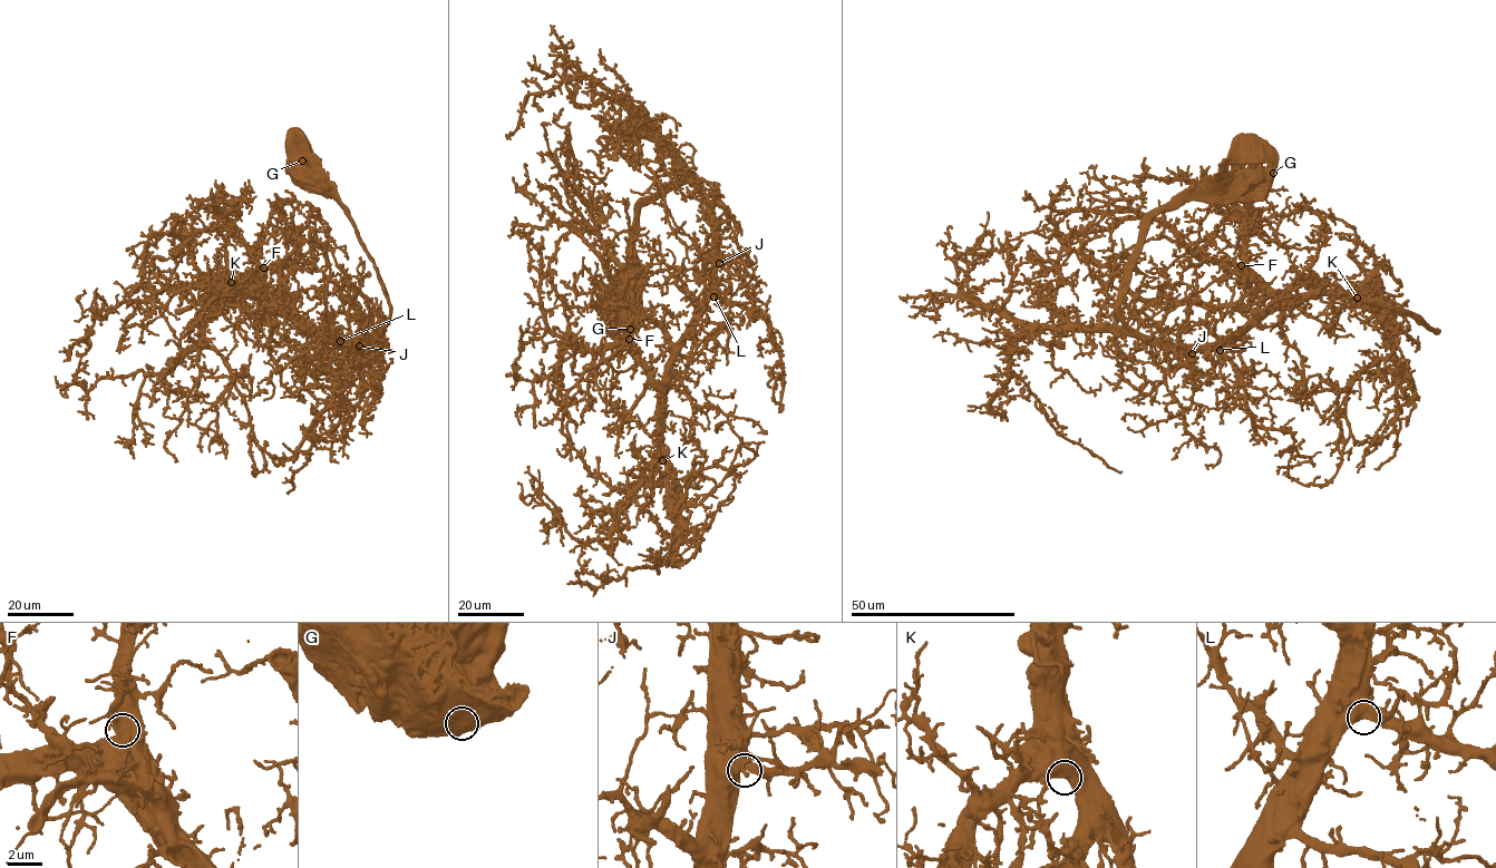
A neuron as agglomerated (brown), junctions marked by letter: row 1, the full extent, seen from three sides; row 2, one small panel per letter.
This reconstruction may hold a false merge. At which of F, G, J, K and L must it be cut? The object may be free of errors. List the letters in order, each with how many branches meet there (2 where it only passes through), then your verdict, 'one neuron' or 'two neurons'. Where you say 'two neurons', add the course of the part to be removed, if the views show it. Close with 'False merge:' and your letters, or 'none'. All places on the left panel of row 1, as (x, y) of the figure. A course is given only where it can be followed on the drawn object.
F: 2 branches meet; one neuron
G: 1 branches meet; one neuron
J: 2 branches meet; one neuron
K: 2 branches meet; one neuron
L: 2 branches meet; one neuron
False merge: none

